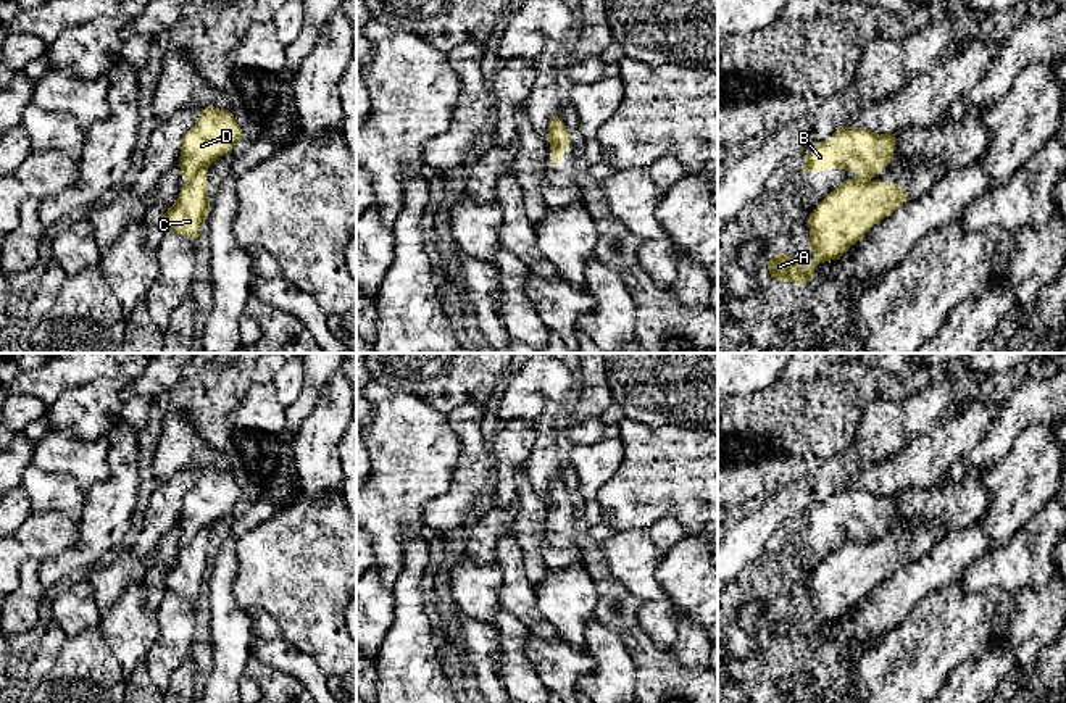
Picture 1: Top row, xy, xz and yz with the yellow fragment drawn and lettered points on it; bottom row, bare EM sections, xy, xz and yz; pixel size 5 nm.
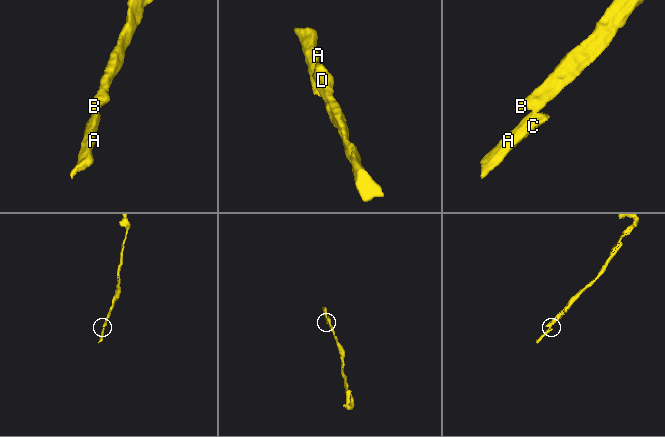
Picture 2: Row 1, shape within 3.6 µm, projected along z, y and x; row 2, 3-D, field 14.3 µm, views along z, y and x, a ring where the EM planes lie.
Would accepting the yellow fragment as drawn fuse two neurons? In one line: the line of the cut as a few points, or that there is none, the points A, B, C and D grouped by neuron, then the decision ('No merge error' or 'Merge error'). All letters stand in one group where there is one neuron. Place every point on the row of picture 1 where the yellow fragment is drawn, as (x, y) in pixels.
Split along xy (204, 170), (186, 184). Groups: A C / B D. Merge error

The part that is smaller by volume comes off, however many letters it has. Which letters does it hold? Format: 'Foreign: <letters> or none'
Foreign: A, C

